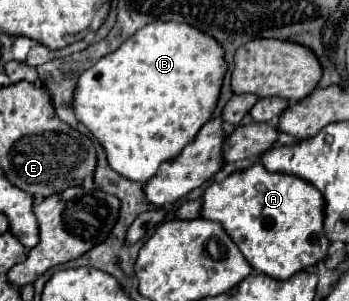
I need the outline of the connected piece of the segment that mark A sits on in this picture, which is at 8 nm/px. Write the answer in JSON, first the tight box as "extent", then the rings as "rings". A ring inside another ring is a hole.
{"extent":[200,163,330,279],"rings":[[[254,163],[244,171],[234,171],[220,183],[212,183],[206,189],[202,201],[204,205],[200,215],[204,219],[218,221],[240,247],[248,263],[256,271],[262,271],[274,279],[288,279],[290,275],[314,267],[328,257],[330,241],[324,235],[324,197],[316,187],[312,187],[312,183],[306,183],[300,177],[270,173],[260,163]]]}

